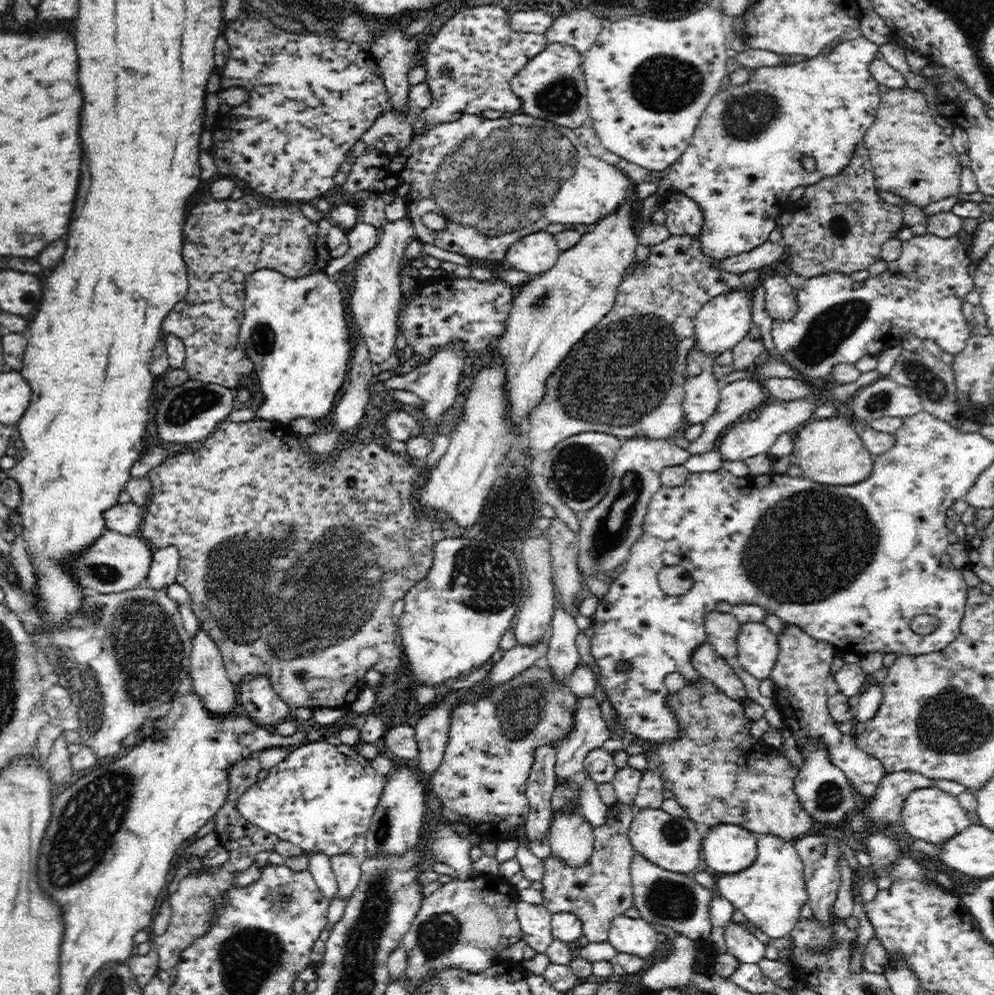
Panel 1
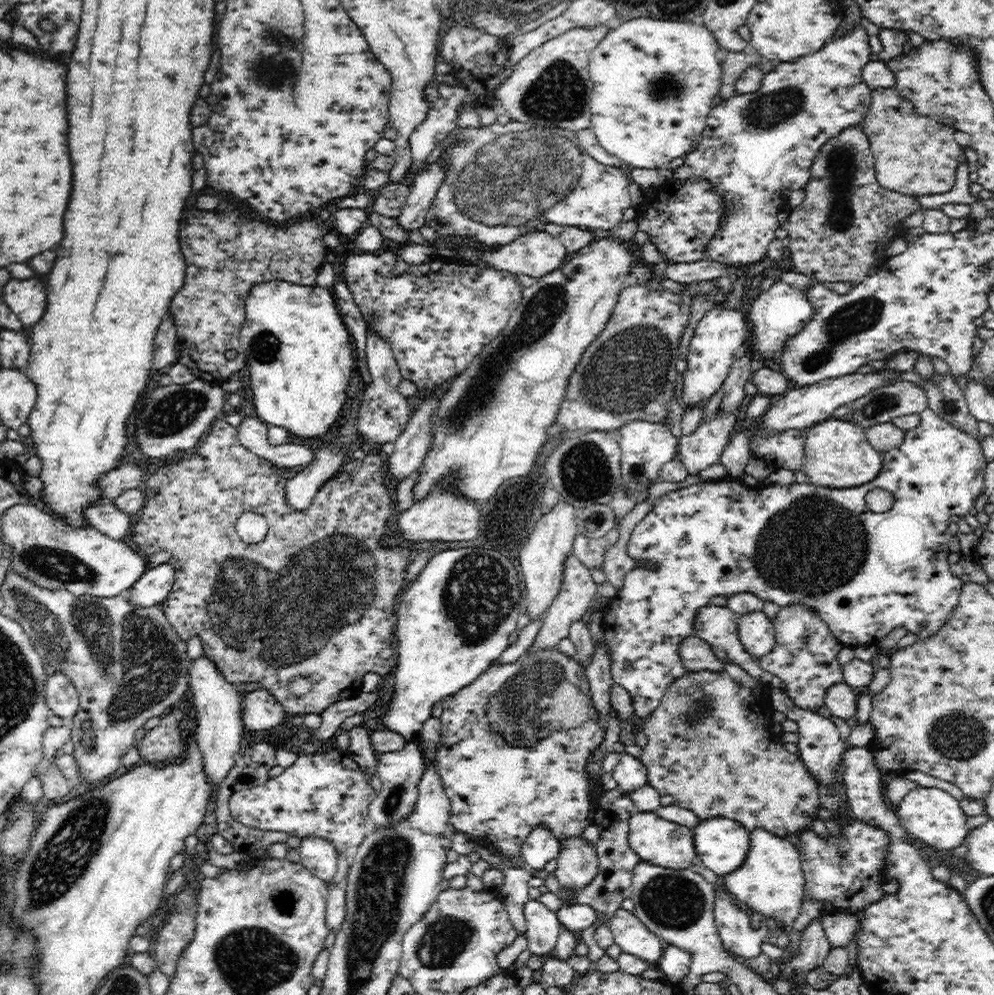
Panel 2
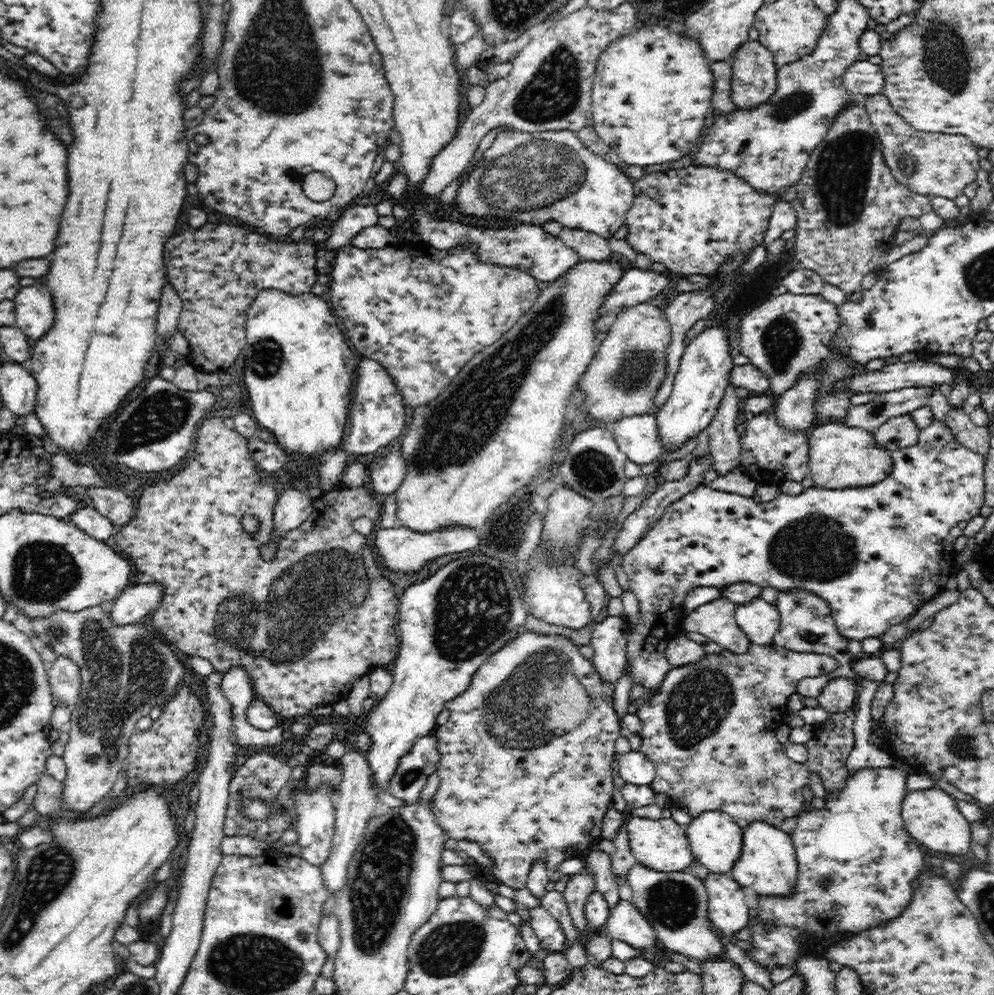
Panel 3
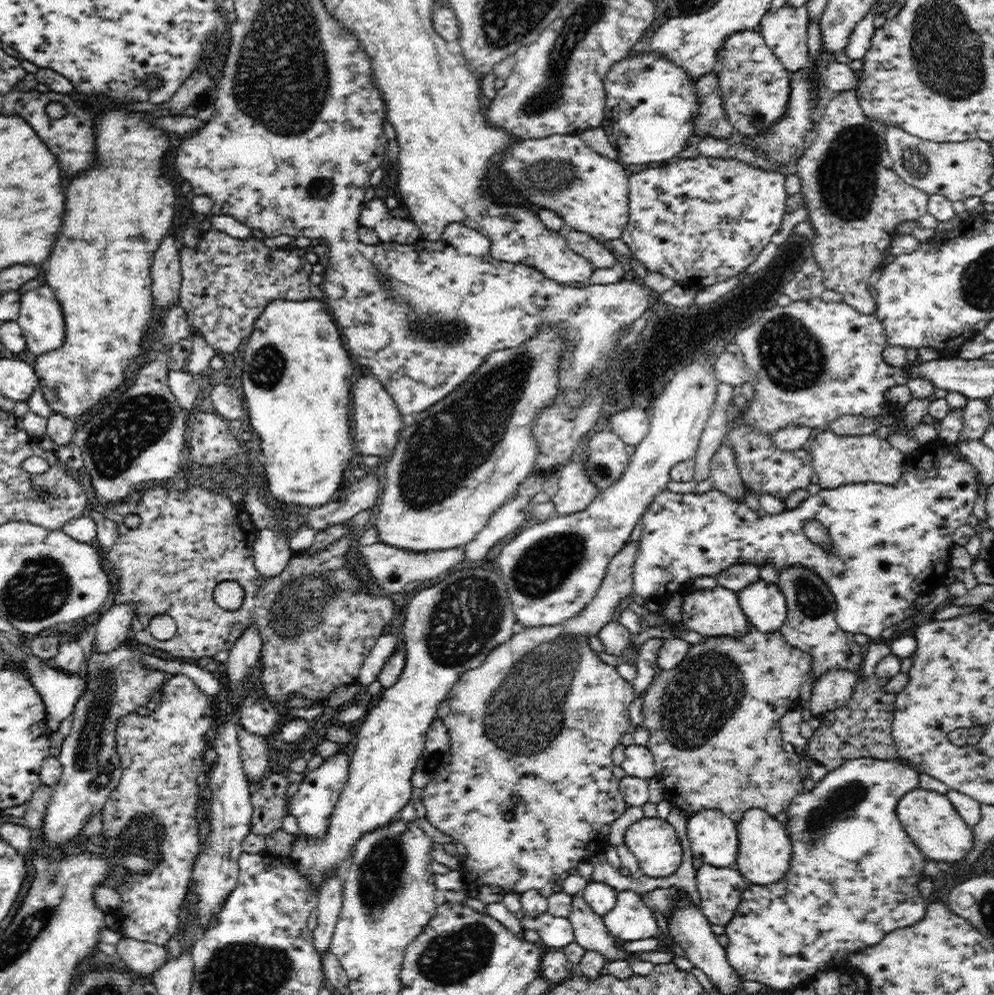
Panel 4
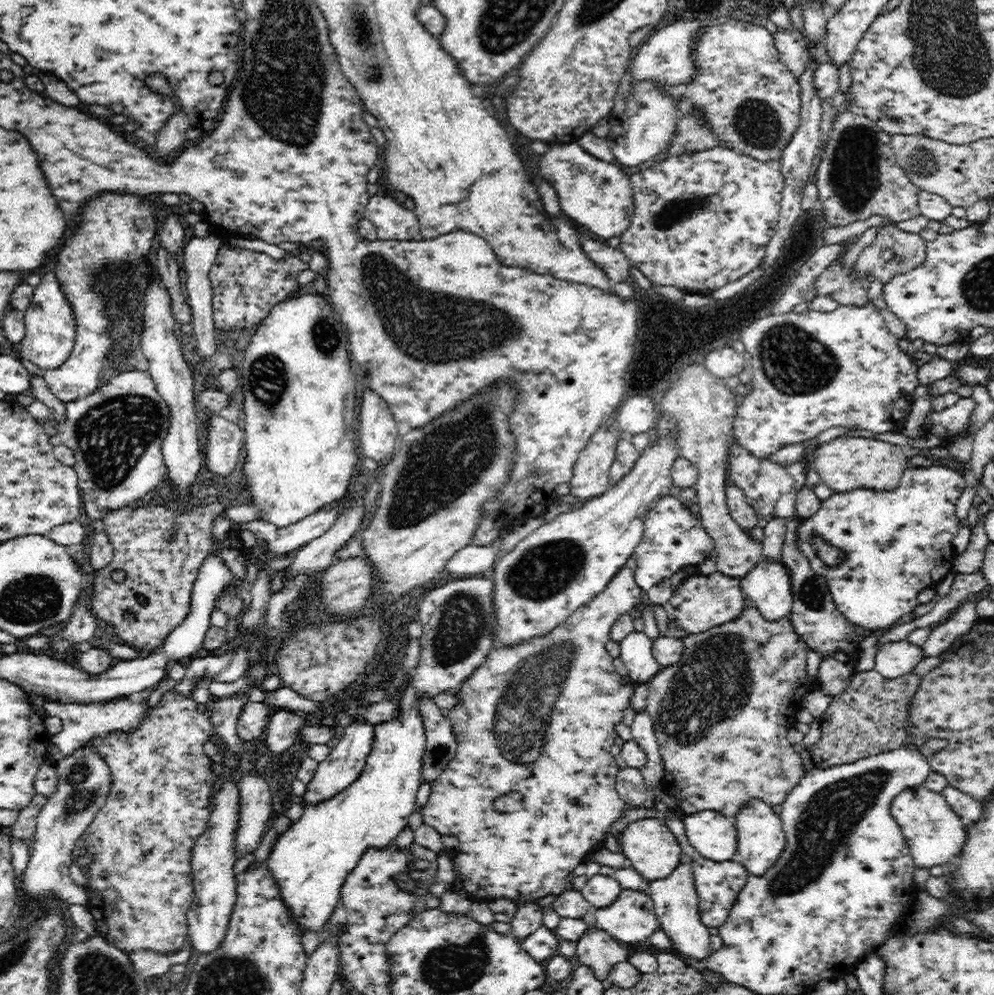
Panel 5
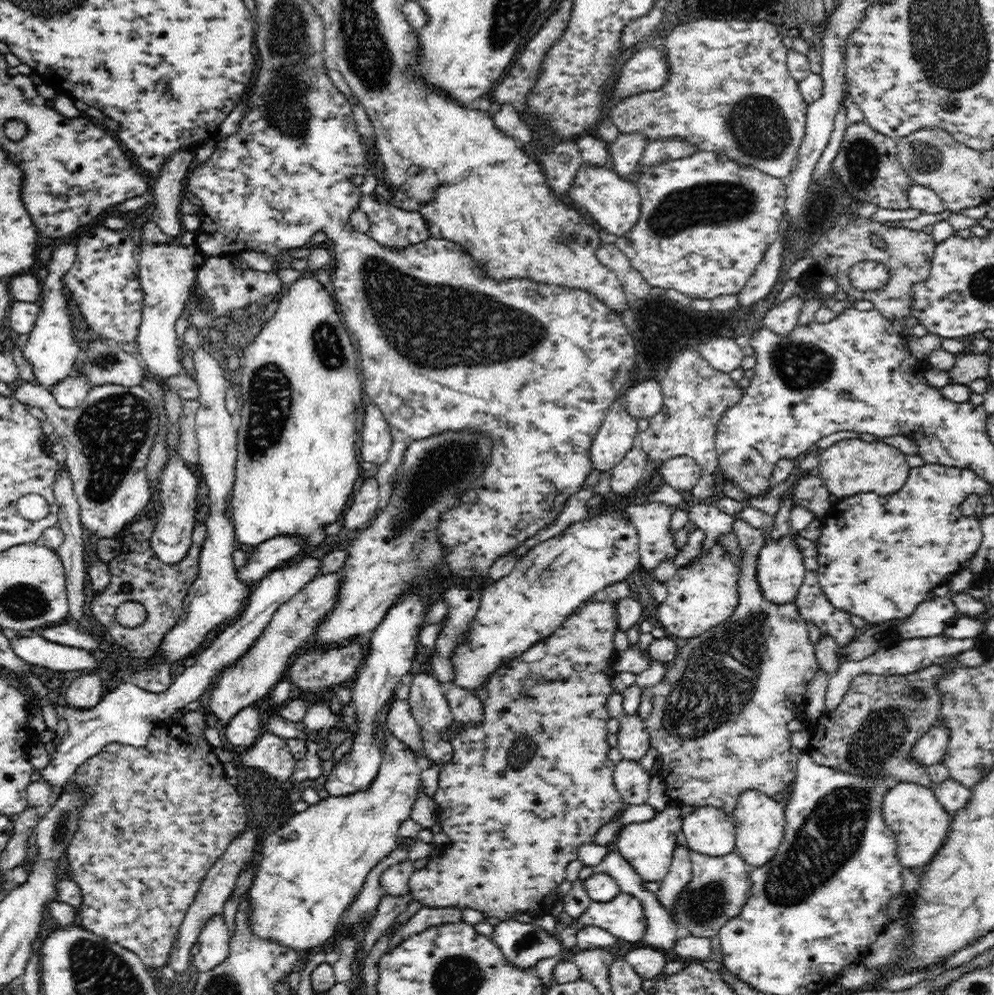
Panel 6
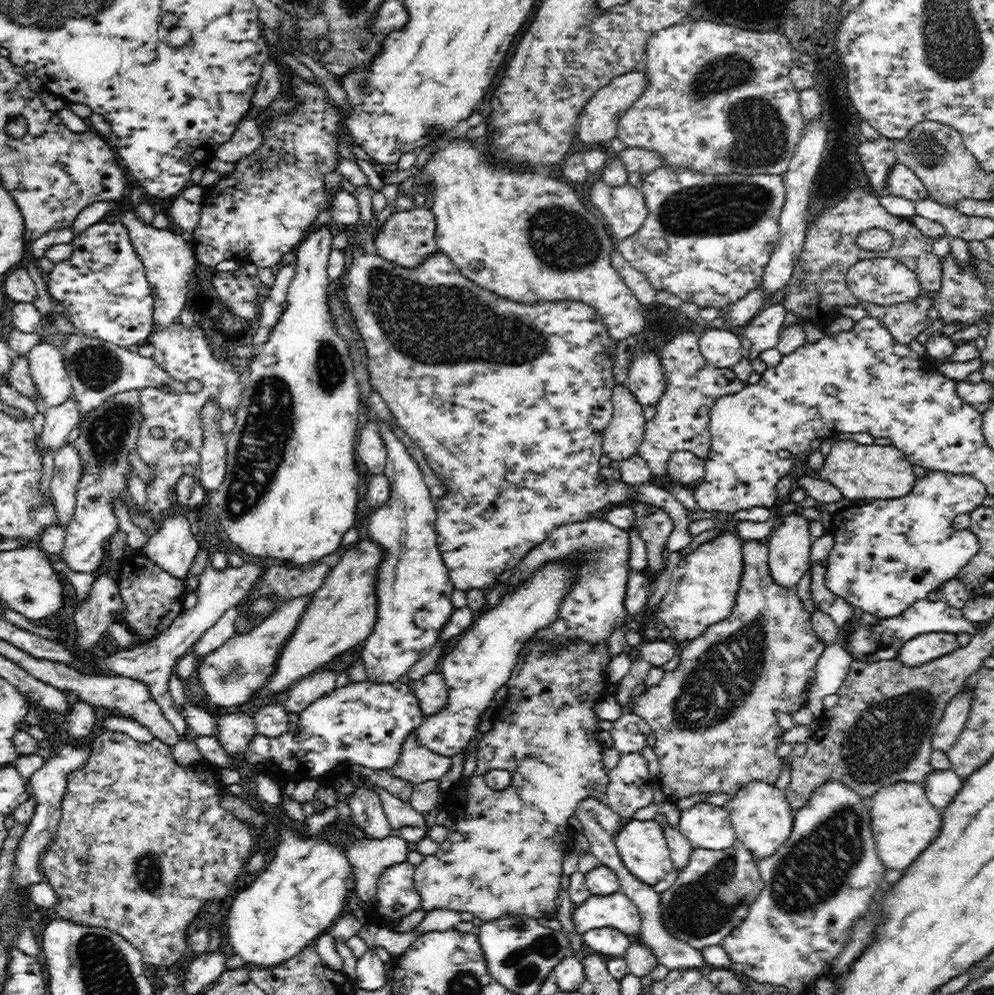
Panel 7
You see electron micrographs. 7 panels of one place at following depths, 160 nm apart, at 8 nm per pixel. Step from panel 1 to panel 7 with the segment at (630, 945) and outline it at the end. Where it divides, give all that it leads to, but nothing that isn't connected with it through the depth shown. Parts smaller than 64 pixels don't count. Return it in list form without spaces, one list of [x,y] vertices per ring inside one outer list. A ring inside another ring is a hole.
[[[622,891],[613,892],[606,896],[590,895],[588,900],[576,905],[574,912],[571,912],[571,917],[576,931],[582,935],[584,935],[584,932],[588,932],[594,928],[604,927],[616,928],[628,937],[639,935],[641,932],[642,917],[640,916],[638,907]]]

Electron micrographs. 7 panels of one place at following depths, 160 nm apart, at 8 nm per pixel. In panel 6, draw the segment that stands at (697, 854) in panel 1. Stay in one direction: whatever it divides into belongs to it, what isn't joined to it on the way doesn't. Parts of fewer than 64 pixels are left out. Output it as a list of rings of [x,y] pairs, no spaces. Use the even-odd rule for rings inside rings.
[[[676,803],[668,805],[664,810],[645,822],[624,825],[618,831],[612,847],[614,847],[633,867],[645,882],[662,882],[668,874],[674,849],[676,833],[680,832],[682,818]]]

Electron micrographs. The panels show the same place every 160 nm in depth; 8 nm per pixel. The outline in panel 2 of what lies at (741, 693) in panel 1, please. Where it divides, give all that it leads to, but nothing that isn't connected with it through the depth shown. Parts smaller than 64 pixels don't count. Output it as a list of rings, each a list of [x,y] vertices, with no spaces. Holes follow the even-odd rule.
[[[695,634],[682,639],[680,653],[688,671],[721,671],[724,669],[723,661],[712,652],[711,644]]]

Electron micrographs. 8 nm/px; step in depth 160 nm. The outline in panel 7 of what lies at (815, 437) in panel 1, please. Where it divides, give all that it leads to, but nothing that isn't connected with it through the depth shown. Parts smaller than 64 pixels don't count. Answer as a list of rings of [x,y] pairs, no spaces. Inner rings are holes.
[[[836,440],[825,457],[824,467],[810,472],[822,480],[827,480],[841,491],[843,498],[857,503],[862,500],[900,499],[912,493],[917,480],[912,464],[904,453],[893,445],[864,445],[858,440]]]

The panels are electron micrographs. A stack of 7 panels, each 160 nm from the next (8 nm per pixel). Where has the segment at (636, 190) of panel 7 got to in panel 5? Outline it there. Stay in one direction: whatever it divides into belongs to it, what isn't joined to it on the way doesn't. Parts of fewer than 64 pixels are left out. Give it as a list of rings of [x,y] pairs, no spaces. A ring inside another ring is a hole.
[[[576,140],[549,143],[549,149],[537,162],[540,178],[552,183],[560,207],[569,220],[588,228],[600,238],[619,237],[630,226],[634,214],[634,197],[626,169],[616,162],[608,163],[588,154]],[[624,170],[624,172],[622,172]]]

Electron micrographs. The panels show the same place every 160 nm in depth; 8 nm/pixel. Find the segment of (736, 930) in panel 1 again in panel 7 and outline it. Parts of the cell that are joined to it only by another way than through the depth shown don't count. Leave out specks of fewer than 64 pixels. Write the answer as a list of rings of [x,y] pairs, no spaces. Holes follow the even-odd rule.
[[[744,846],[740,850],[732,847],[713,851],[705,848],[693,848],[690,860],[683,866],[677,879],[668,890],[661,892],[660,916],[662,924],[670,935],[686,941],[692,948],[702,951],[704,948],[721,945],[722,940],[746,918],[749,906],[764,888],[757,869],[757,858]]]

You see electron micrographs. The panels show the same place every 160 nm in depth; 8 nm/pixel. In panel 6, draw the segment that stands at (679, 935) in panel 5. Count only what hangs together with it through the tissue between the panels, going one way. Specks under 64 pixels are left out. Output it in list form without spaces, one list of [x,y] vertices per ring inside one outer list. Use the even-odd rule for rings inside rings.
[[[678,844],[676,845],[676,848],[674,849],[674,852],[673,852],[672,862],[671,862],[668,874],[666,875],[666,878],[664,878],[664,880],[662,880],[662,882],[660,882],[660,887],[659,887],[658,891],[656,892],[656,897],[658,897],[658,900],[660,900],[660,903],[662,903],[662,905],[664,905],[664,907],[666,907],[666,910],[668,911],[668,913],[670,913],[670,917],[672,917],[672,919],[674,919],[674,922],[675,922],[675,918],[673,918],[673,914],[675,911],[675,904],[676,904],[679,892],[682,892],[682,889],[690,882],[690,879],[691,879],[690,851],[691,850],[689,849],[689,847],[684,847],[684,846],[678,845]]]

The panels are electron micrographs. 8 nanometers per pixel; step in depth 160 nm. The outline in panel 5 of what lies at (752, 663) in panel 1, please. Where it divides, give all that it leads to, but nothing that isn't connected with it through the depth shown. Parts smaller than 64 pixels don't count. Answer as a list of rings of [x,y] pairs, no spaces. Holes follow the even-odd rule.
[[[768,557],[754,565],[754,568],[740,579],[740,587],[756,609],[768,621],[777,621],[790,615],[793,606],[793,587],[790,573],[785,564]]]

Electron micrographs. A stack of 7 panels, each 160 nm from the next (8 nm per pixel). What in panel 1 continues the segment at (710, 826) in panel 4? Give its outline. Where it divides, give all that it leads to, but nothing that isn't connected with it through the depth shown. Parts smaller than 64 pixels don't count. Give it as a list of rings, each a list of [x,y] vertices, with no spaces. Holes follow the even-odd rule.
[[[717,824],[703,838],[702,865],[722,874],[745,871],[757,859],[757,833],[737,824]]]

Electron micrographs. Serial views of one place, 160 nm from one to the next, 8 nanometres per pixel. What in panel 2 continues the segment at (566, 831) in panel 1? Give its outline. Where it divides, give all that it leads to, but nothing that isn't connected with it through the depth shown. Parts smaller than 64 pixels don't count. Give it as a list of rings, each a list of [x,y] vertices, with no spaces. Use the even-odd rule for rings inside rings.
[[[582,836],[558,838],[559,850],[556,858],[555,877],[559,888],[582,888],[590,884],[598,874],[598,855],[594,846],[588,845]]]

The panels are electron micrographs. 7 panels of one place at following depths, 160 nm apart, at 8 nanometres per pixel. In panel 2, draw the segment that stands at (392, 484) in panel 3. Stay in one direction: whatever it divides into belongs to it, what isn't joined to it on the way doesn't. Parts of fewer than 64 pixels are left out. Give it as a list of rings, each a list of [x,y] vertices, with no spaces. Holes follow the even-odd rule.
[[[432,393],[422,394],[422,403],[410,417],[406,428],[395,440],[395,449],[388,458],[388,473],[392,481],[408,479],[422,467],[432,442],[431,416],[439,400]]]

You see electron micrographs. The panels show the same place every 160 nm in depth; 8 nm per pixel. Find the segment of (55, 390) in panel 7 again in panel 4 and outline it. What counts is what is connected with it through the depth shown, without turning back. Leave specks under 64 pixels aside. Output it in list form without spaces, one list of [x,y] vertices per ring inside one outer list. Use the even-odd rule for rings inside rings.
[[[42,285],[21,295],[16,321],[26,341],[27,358],[52,352],[64,342],[64,313],[52,294],[48,285]]]

